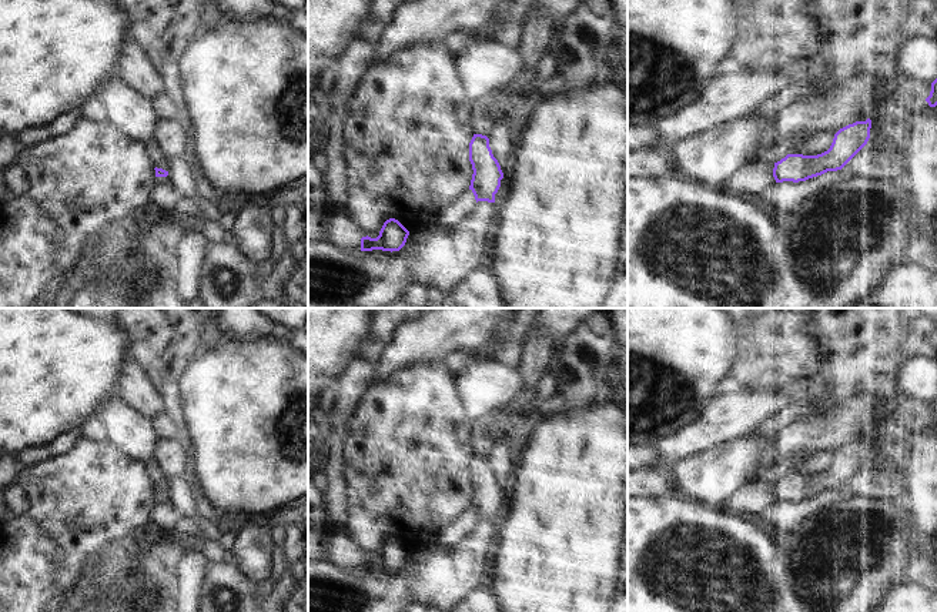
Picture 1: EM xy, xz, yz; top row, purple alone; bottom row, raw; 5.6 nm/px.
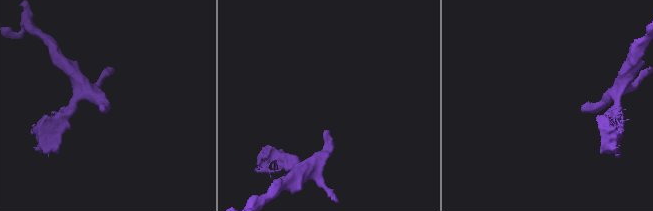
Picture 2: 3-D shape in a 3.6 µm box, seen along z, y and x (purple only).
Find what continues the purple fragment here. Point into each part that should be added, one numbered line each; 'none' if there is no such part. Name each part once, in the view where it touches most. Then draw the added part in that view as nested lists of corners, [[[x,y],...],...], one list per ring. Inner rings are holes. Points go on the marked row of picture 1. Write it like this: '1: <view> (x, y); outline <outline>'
1: yz (750, 180); outline [[[752,160],[727,178],[724,190],[746,198],[759,198],[776,183],[773,168],[772,163]]]

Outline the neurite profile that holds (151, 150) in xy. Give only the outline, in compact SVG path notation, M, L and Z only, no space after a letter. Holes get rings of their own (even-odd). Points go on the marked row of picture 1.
M153 138L144 144L144 153L154 165L163 161L163 153Z

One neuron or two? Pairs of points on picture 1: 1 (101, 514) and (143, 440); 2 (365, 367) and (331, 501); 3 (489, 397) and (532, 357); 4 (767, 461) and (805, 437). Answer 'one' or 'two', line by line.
1: two
2: one
3: two
4: one

